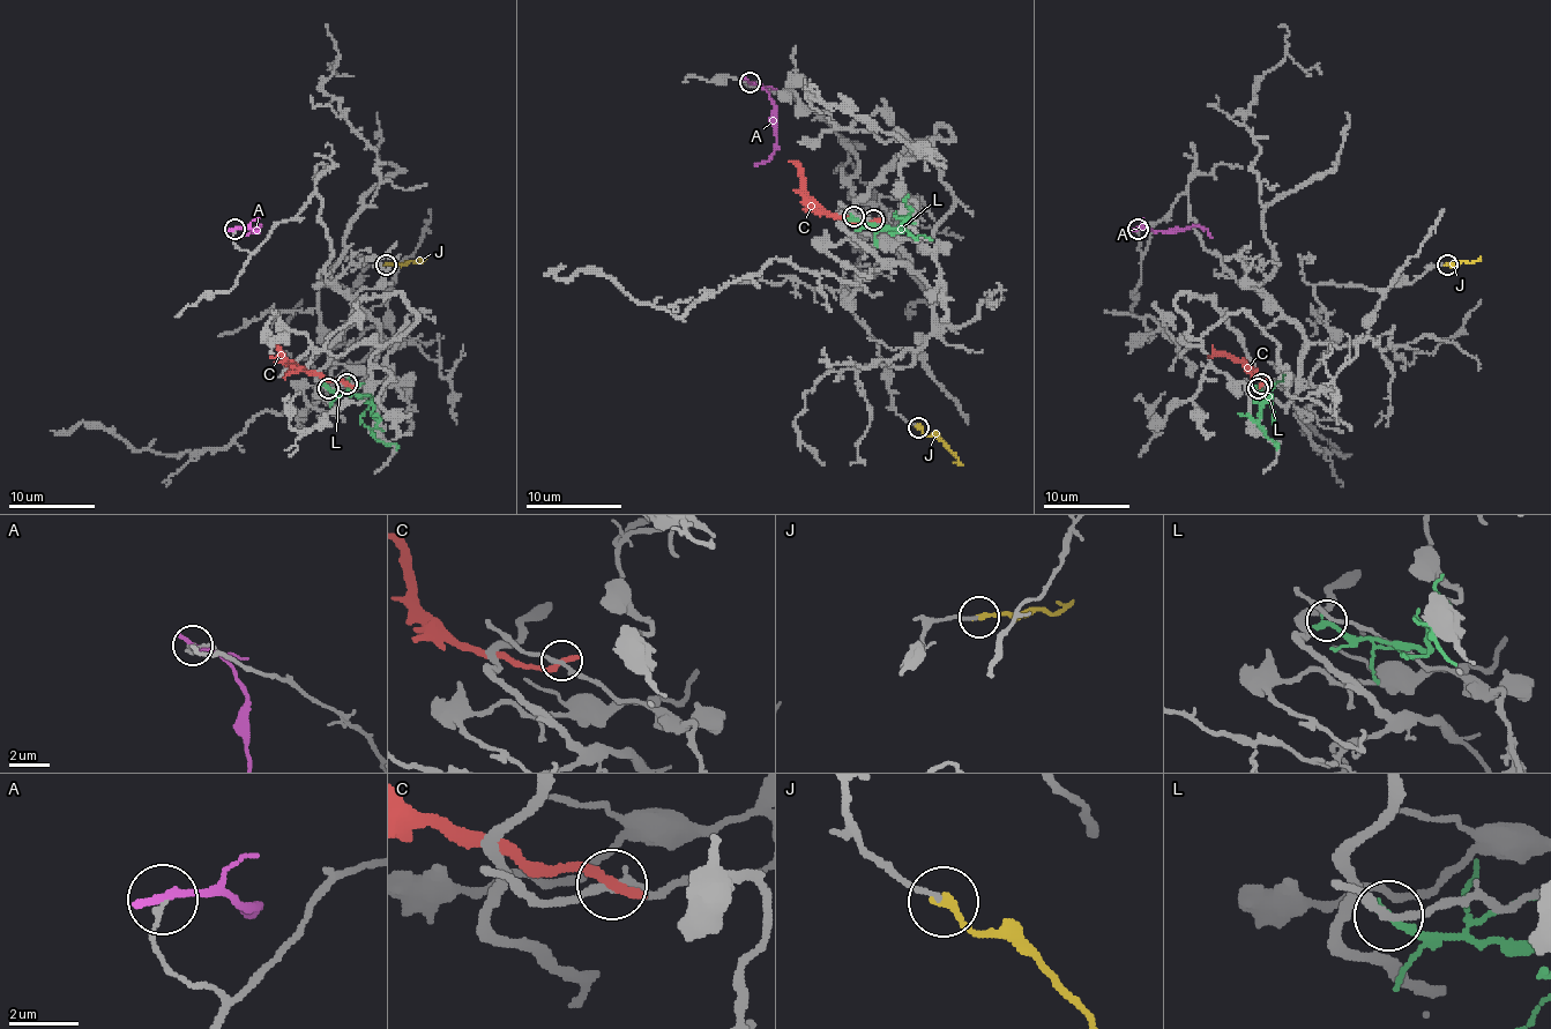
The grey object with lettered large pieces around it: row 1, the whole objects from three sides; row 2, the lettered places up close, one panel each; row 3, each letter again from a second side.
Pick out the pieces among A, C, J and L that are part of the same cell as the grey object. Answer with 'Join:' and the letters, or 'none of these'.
Join: J

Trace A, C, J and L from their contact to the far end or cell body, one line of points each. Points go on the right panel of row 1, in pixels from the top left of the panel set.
A: (1136, 229), (1203, 226), (1212, 237)
C: (1261, 383), (1264, 381), (1233, 356), (1208, 356)
J: (1446, 265), (1461, 261), (1474, 263), (1481, 256)
L: (1257, 387), (1270, 396), (1259, 422), (1264, 433), (1276, 444), (1276, 449)

